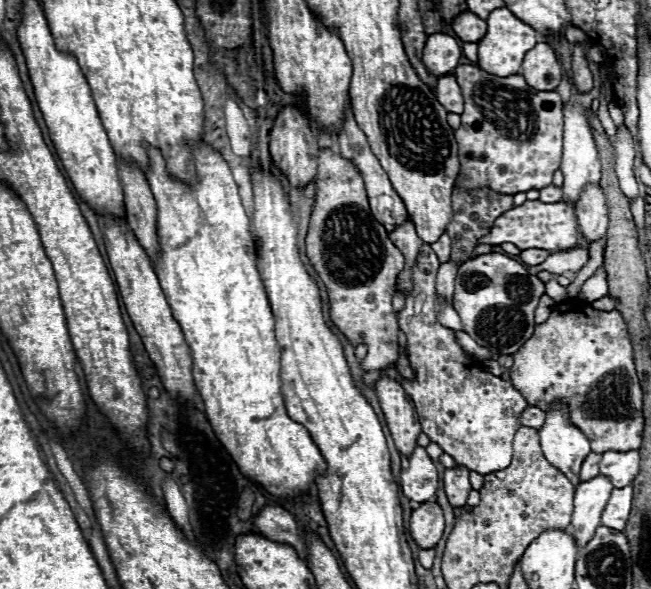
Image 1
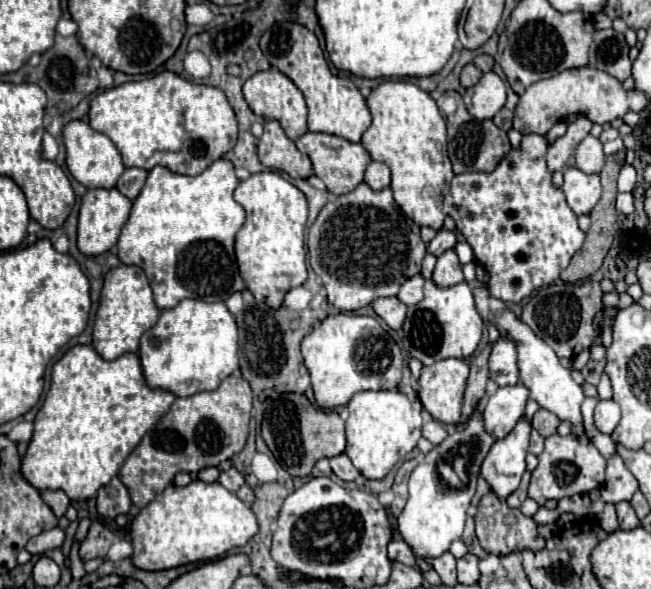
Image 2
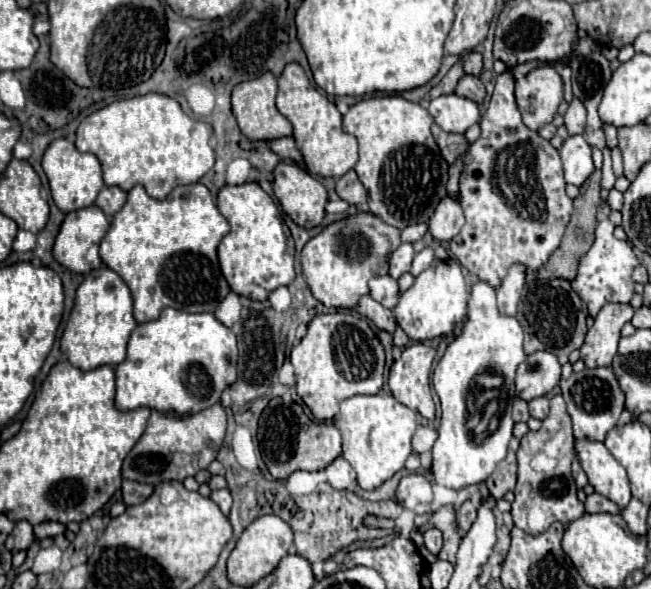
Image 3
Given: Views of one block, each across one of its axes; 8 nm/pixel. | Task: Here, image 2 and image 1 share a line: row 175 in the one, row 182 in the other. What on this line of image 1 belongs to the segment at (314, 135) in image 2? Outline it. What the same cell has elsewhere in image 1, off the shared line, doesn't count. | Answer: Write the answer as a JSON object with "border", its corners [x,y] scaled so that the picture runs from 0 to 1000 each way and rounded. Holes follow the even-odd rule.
{"border":[[[492,251],[485,343],[470,401],[470,435],[501,486],[507,543],[541,587],[562,584],[562,628],[584,628],[611,608],[611,547],[602,523],[608,469],[621,455],[618,428],[568,360],[553,292],[507,251]]]}

